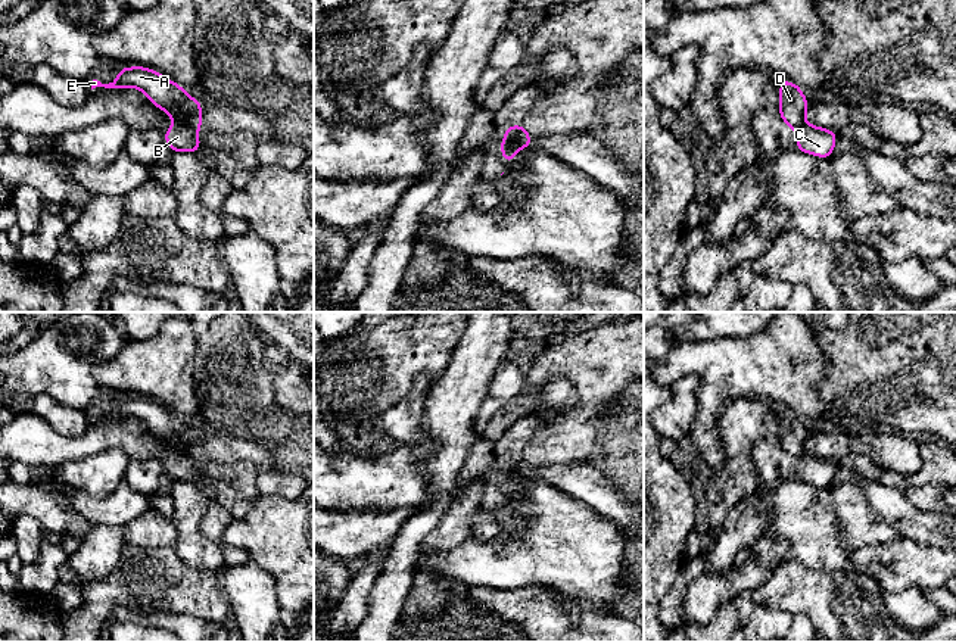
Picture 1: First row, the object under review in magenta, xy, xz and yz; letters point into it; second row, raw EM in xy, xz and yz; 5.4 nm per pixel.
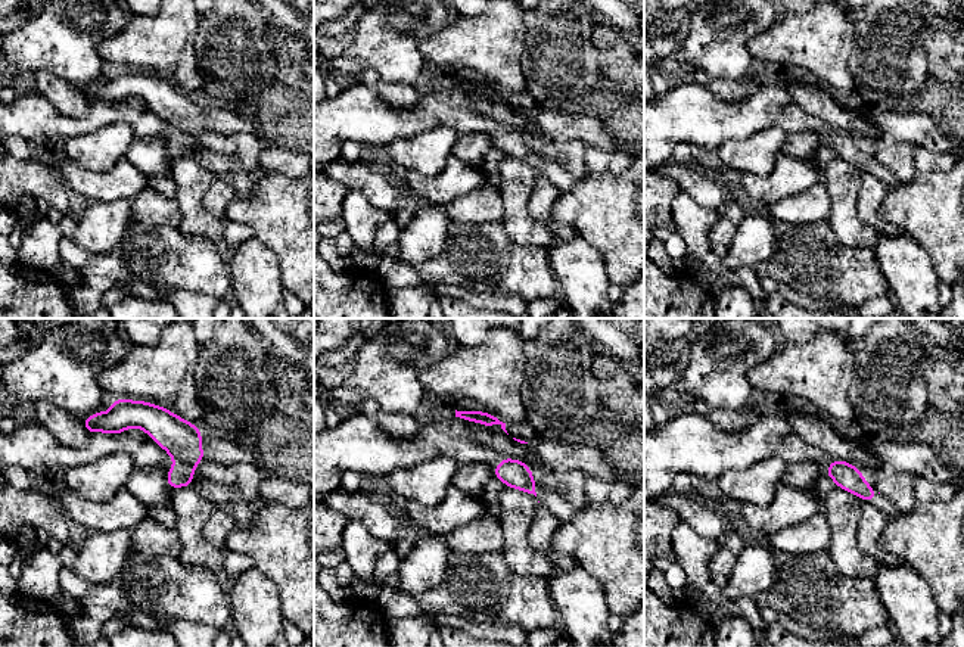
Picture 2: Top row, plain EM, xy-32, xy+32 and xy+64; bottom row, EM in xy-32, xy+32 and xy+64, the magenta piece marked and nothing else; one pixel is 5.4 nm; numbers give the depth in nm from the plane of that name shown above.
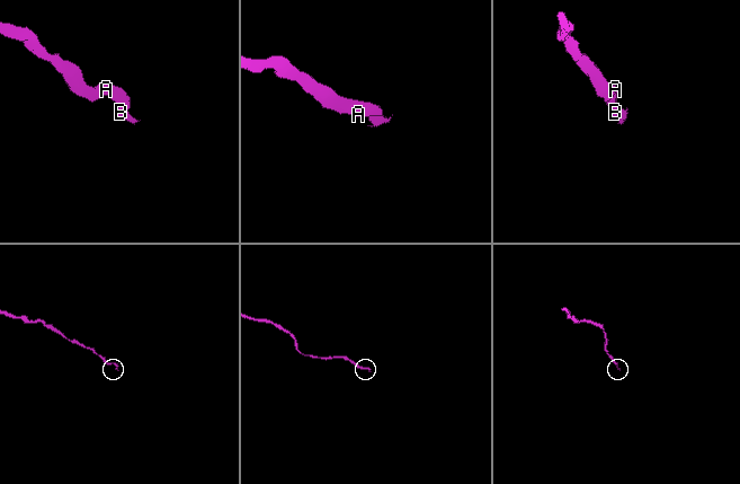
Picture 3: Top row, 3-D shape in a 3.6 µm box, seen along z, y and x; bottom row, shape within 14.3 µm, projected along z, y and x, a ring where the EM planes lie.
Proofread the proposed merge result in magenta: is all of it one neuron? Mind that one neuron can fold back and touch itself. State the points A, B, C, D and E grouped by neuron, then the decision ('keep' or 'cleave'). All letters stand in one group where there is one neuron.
groups A D E / B C; cleave

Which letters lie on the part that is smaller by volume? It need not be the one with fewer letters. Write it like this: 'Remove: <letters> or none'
Remove: B, C

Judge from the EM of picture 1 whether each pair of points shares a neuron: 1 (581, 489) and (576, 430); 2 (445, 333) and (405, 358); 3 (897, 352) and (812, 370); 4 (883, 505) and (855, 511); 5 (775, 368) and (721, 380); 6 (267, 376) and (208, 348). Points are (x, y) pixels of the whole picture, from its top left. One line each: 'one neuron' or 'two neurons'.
1: two neurons
2: one neuron
3: two neurons
4: two neurons
5: one neuron
6: one neuron

